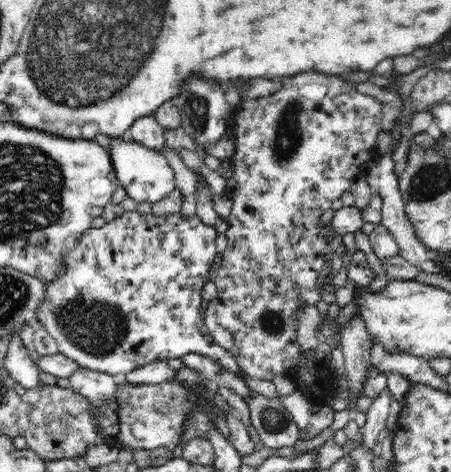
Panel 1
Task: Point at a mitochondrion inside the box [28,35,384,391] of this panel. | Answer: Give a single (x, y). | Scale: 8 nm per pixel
(89, 323)

